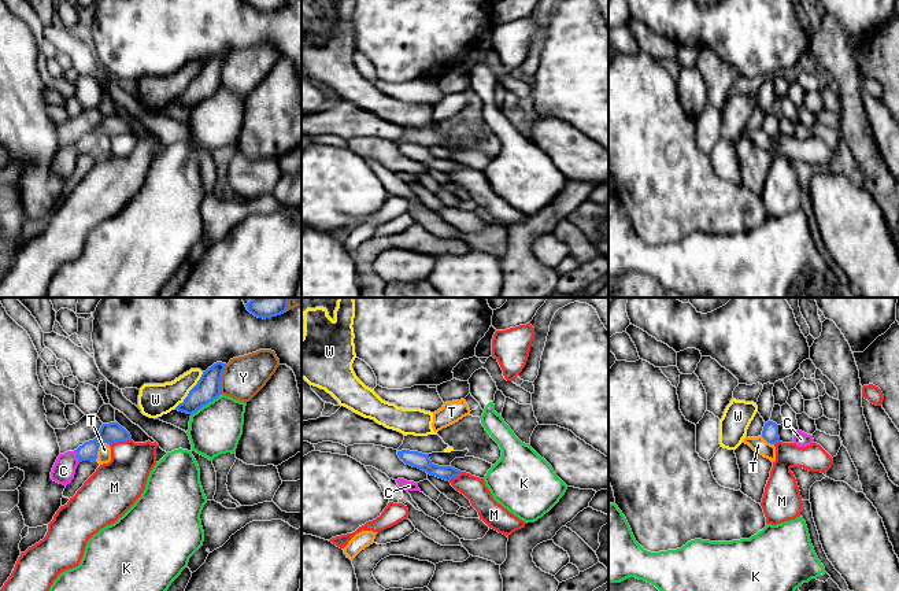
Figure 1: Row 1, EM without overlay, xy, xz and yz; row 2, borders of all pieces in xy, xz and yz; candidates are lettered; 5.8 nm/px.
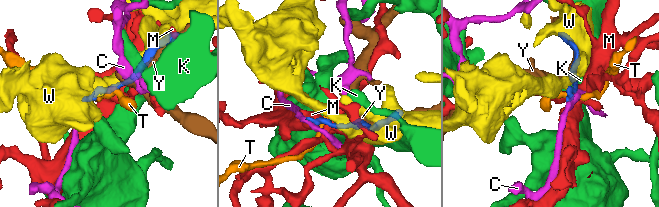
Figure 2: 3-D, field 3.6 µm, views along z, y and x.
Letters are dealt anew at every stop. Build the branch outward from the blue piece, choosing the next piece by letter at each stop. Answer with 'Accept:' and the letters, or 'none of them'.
Accept: none of them

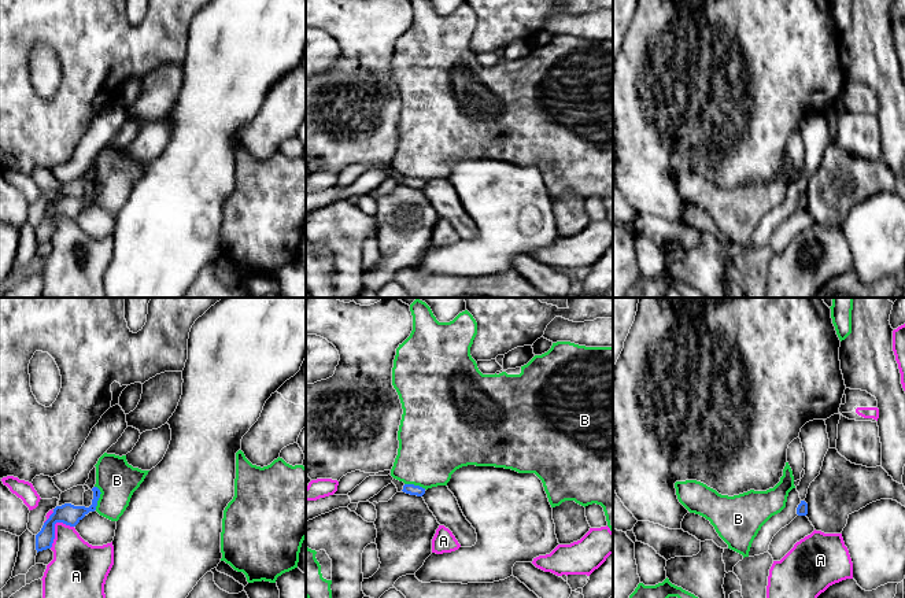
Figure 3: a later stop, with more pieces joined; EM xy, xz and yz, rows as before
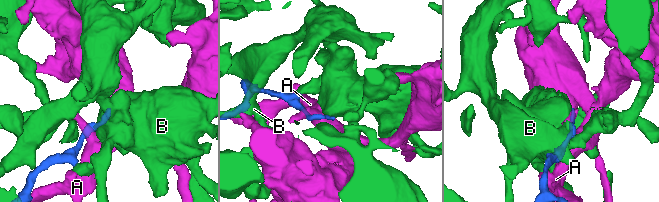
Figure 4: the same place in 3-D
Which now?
Accept: none of them

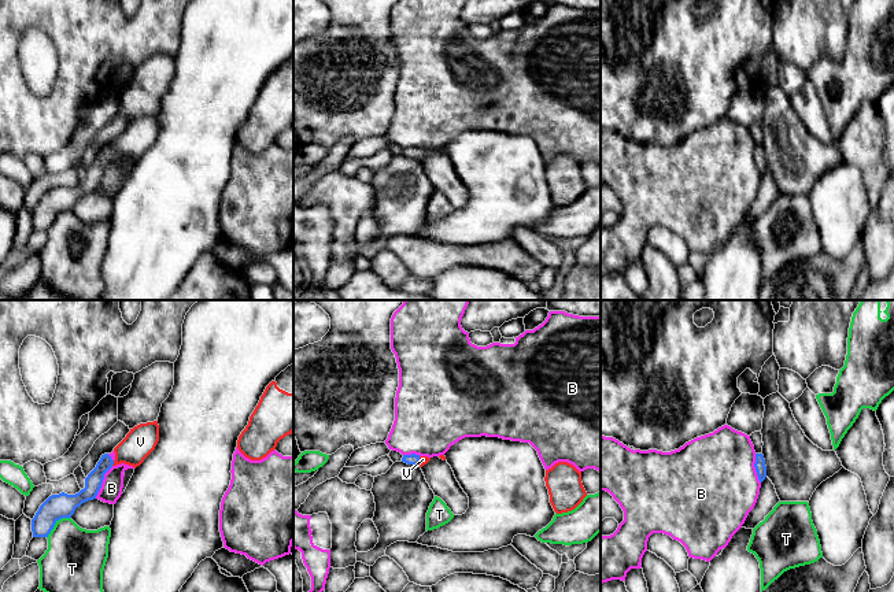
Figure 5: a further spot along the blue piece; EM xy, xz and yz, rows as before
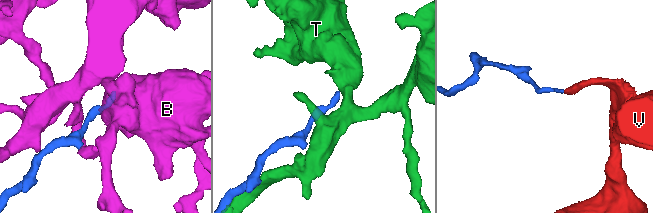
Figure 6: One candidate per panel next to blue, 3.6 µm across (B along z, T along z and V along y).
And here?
Accept: V

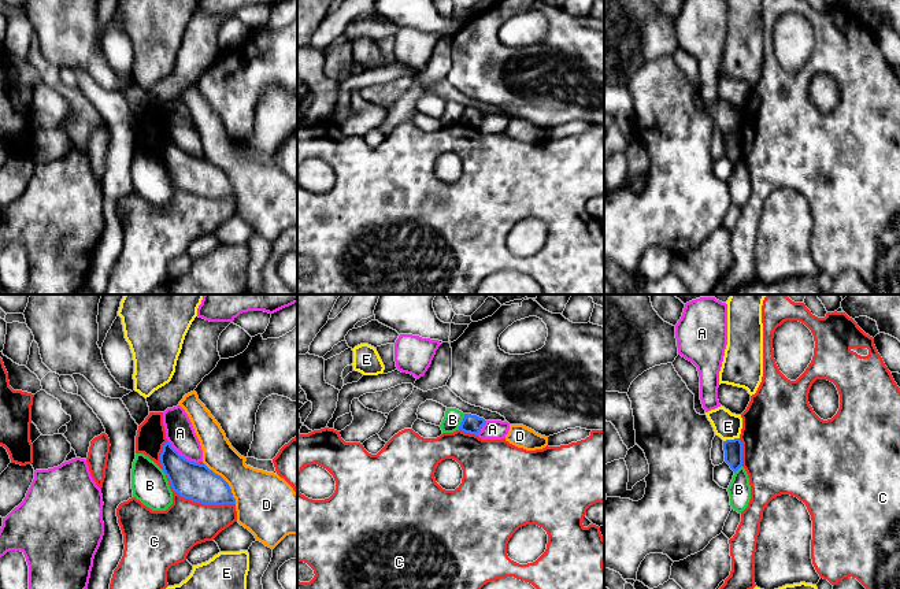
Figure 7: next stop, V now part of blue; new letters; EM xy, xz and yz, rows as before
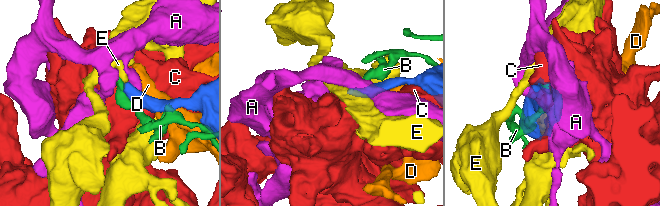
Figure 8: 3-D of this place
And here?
Accept: none of them

